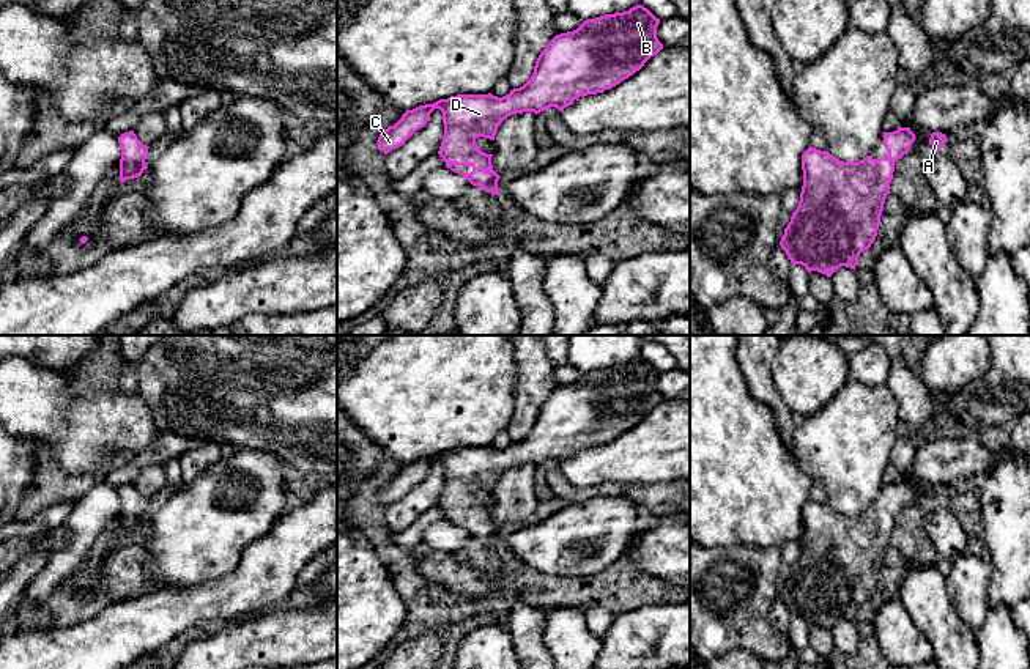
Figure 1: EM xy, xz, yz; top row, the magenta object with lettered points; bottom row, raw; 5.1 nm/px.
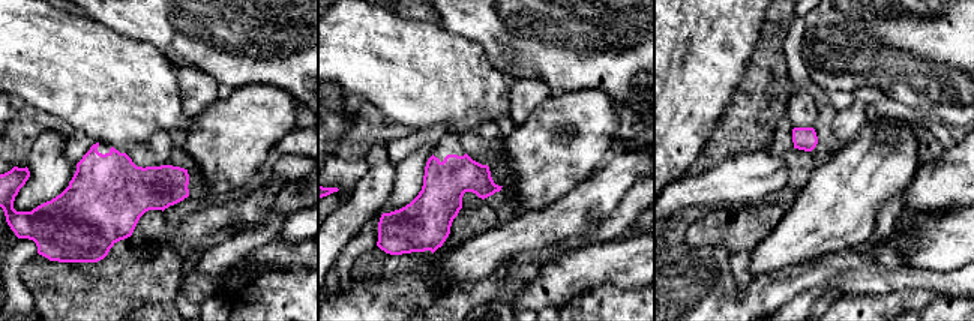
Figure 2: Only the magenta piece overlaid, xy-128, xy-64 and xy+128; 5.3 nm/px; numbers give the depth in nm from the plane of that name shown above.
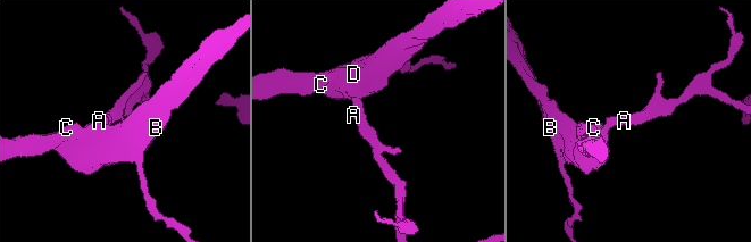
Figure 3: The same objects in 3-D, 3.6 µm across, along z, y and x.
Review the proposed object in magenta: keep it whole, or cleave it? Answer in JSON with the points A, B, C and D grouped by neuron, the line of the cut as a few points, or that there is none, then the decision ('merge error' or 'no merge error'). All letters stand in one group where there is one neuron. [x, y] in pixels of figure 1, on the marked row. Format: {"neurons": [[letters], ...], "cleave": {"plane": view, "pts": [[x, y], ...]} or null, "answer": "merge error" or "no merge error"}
{"neurons": [["A", "B", "C", "D"]], "cleave": null, "answer": "no merge error"}

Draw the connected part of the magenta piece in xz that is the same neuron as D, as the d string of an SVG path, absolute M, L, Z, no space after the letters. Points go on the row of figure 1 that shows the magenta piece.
M636 5L624 13L605 14L584 20L576 30L556 35L539 55L531 79L509 94L457 94L433 104L406 110L402 118L378 137L378 150L384 154L402 146L416 131L424 128L435 109L443 112L444 135L438 154L446 167L466 178L472 186L498 195L499 175L493 170L491 156L479 150L476 139L495 140L499 124L510 115L556 107L562 112L580 96L603 93L639 71L657 55L663 44L657 38L657 19L647 8Z

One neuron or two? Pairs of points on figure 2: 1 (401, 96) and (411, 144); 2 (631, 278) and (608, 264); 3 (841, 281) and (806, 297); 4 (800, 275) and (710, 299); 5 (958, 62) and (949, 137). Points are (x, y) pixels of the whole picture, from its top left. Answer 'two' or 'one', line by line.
1: two
2: one
3: one
4: one
5: two

